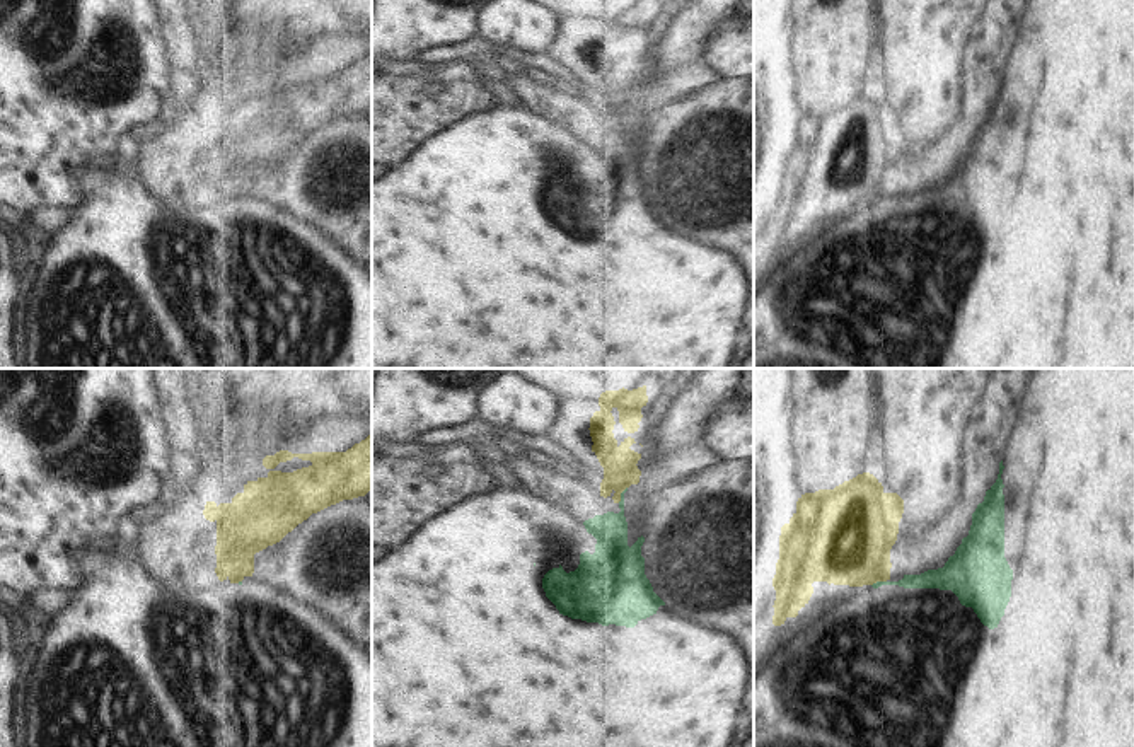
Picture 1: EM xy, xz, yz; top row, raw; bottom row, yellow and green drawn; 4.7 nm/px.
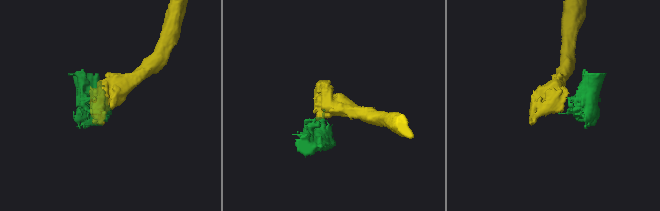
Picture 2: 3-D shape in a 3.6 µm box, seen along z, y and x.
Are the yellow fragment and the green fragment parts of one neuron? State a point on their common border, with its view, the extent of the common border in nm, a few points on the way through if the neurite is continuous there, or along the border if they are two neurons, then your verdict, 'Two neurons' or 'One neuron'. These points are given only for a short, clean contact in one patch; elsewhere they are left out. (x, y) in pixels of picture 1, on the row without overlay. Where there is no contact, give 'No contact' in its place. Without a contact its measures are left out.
Touches yellow at xz (619, 113). Shared border 90 nm. Boundary: xz (626, 104), (618, 120). Two neurons

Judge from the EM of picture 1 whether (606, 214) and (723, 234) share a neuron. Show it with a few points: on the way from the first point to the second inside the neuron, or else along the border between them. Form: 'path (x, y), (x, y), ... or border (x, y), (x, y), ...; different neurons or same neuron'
border (676, 229), (713, 244); different neurons

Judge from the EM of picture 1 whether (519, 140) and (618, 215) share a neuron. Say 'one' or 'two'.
one

